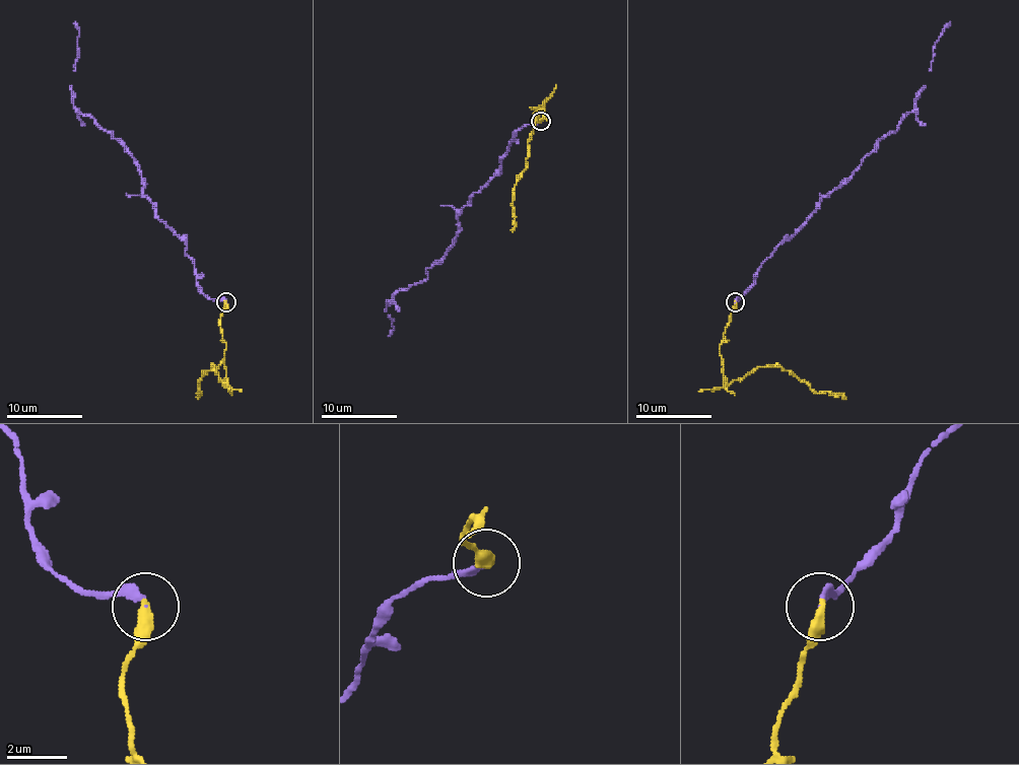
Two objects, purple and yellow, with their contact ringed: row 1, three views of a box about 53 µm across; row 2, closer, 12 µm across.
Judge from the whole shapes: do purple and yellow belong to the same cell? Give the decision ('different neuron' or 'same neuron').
different neuron

